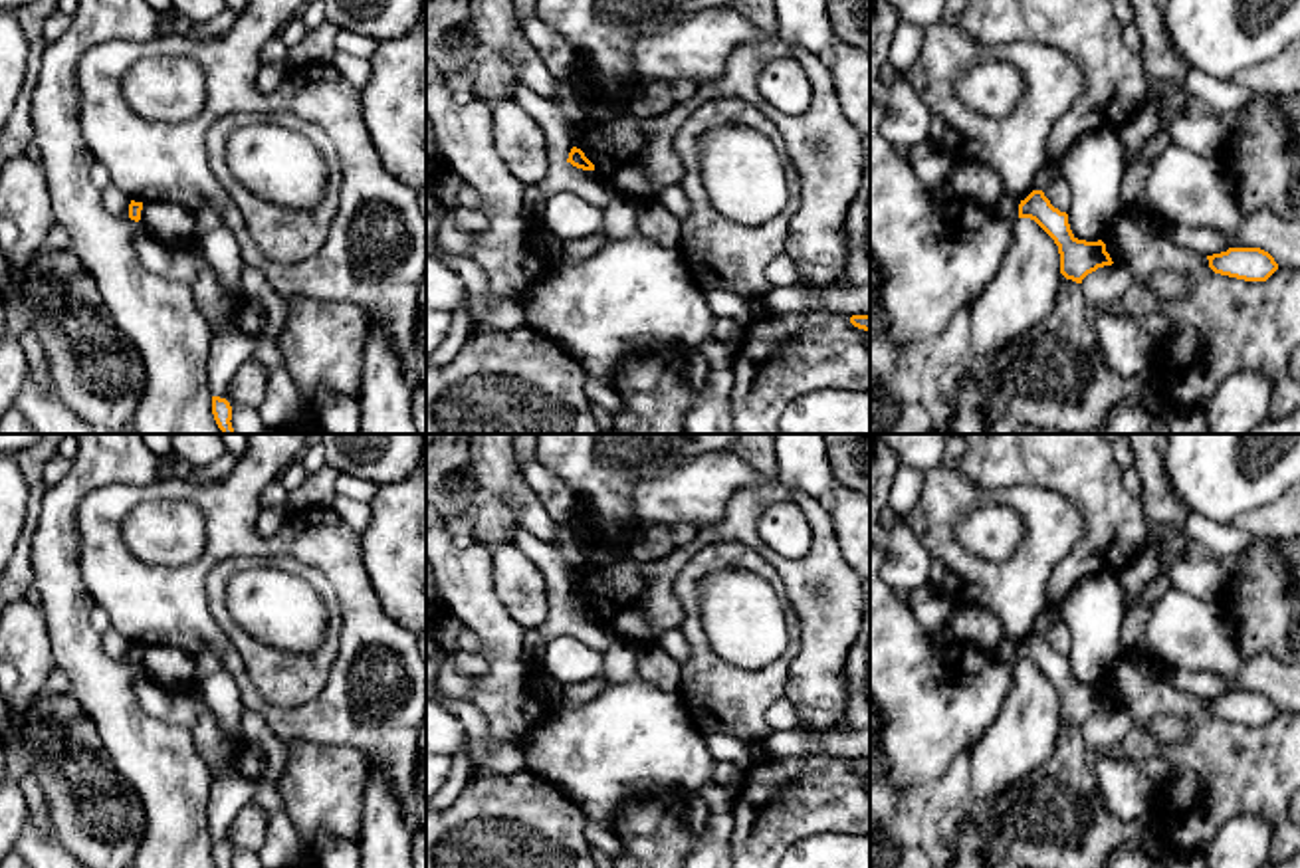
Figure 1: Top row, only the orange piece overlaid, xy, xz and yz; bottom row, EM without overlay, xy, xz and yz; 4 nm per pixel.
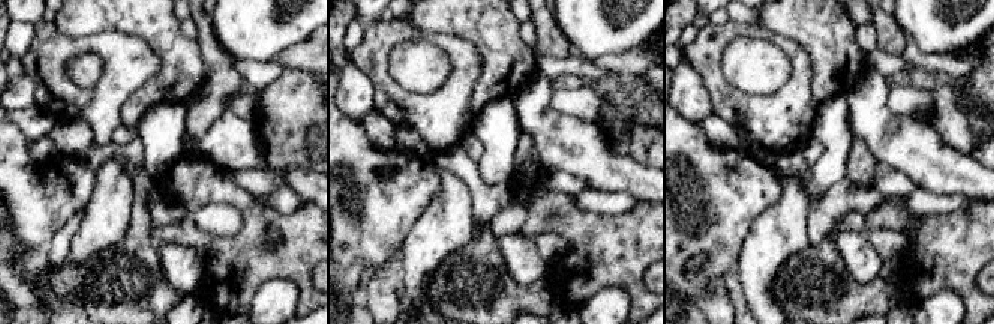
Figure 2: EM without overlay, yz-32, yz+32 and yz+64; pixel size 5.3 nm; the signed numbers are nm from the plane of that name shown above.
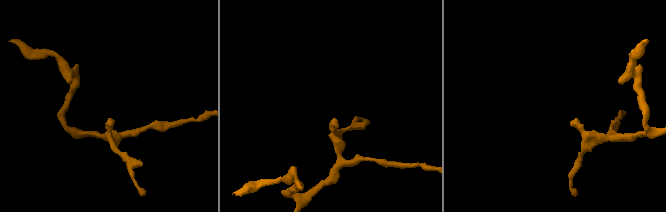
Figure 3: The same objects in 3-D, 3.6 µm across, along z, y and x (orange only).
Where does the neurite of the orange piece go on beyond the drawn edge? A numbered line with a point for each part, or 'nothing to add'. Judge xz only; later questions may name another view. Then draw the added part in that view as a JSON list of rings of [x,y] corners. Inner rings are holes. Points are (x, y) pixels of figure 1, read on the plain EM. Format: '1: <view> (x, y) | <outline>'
nothing to add

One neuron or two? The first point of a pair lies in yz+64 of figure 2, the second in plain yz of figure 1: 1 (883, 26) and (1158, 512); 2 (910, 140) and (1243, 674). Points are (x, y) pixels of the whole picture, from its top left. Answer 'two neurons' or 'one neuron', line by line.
1: one neuron
2: one neuron

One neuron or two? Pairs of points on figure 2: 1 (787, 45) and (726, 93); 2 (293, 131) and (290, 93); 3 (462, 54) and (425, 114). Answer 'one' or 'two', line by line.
1: one
2: one
3: one

